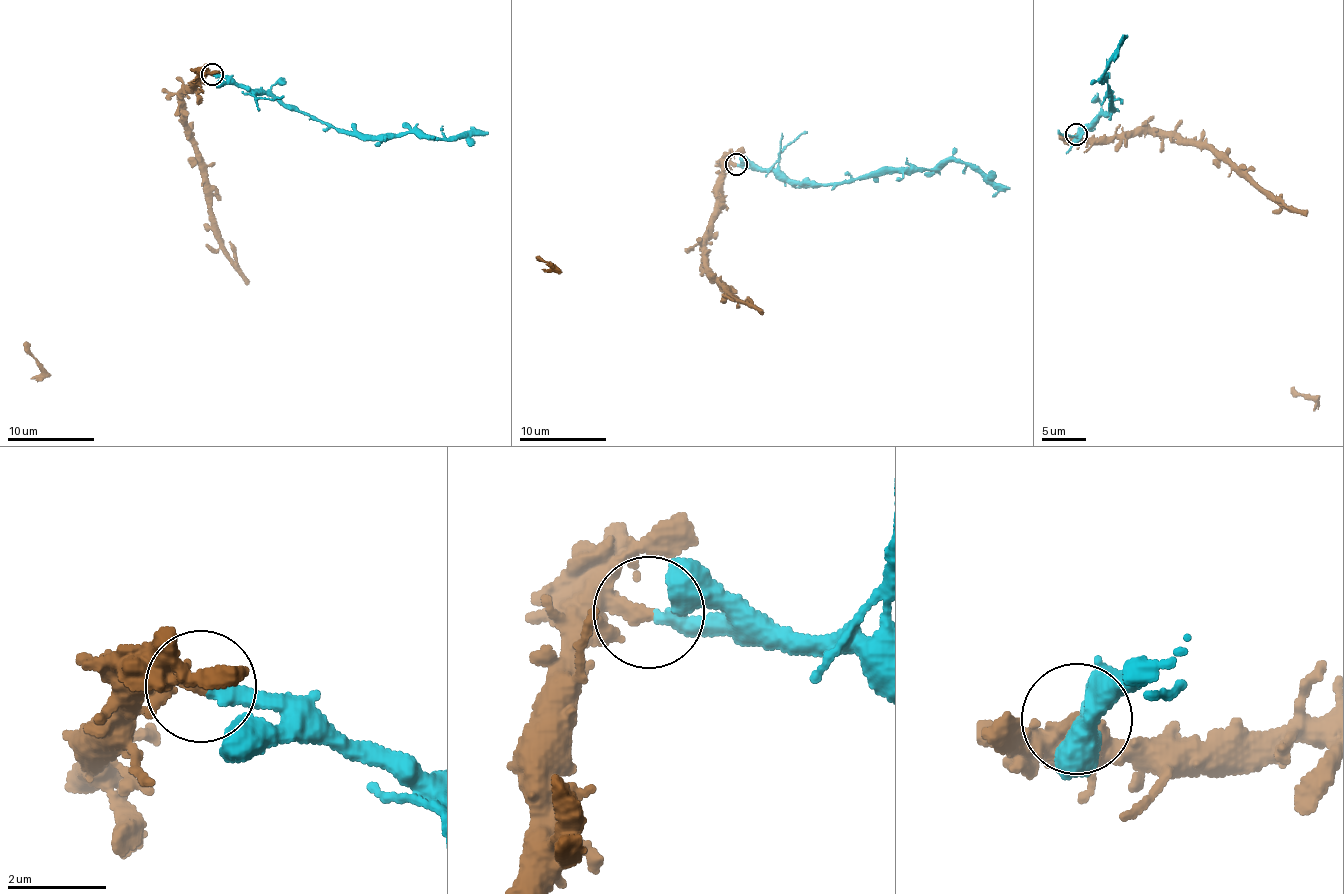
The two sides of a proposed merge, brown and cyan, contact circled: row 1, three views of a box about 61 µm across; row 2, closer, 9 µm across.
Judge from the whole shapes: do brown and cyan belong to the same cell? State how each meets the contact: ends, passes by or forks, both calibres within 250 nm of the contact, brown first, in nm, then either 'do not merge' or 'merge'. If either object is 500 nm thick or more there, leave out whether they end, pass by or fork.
brown ends | cyan ends | 300/280 nm | do not merge

